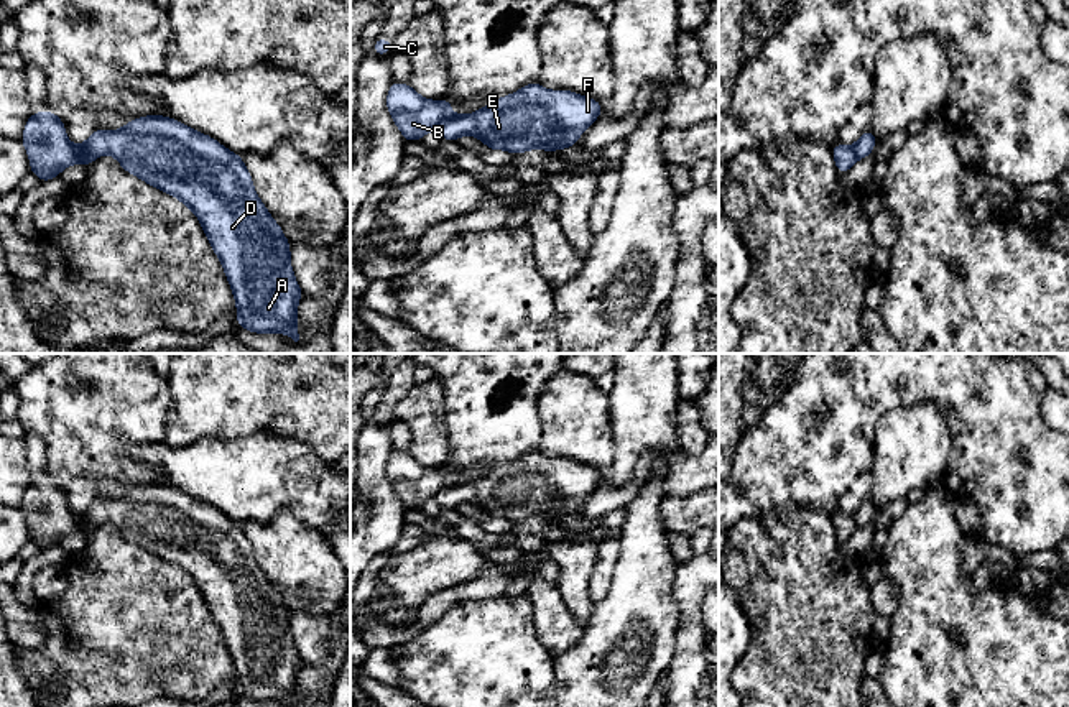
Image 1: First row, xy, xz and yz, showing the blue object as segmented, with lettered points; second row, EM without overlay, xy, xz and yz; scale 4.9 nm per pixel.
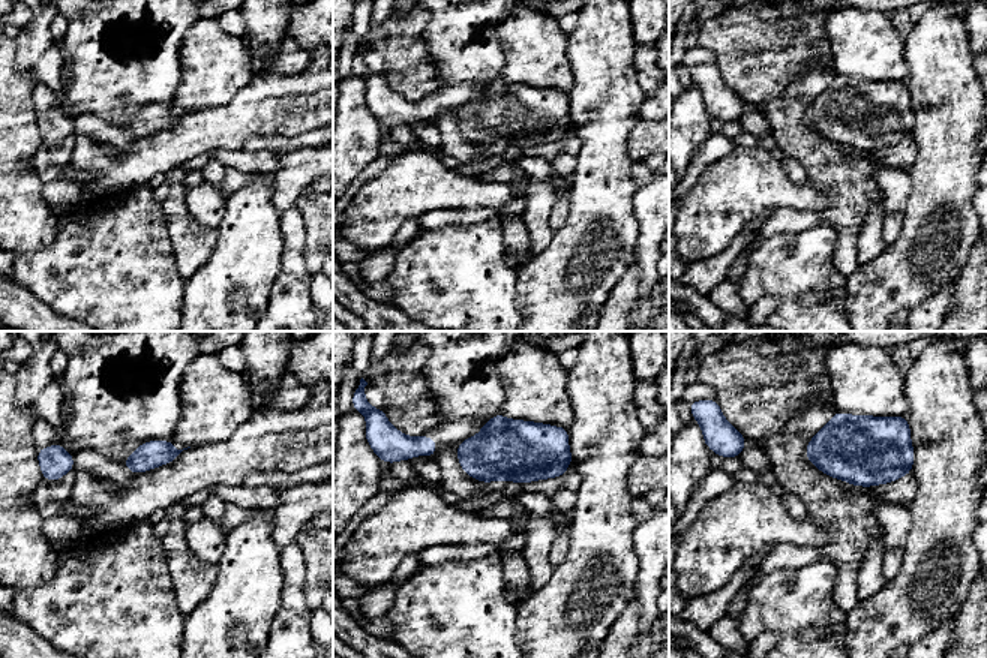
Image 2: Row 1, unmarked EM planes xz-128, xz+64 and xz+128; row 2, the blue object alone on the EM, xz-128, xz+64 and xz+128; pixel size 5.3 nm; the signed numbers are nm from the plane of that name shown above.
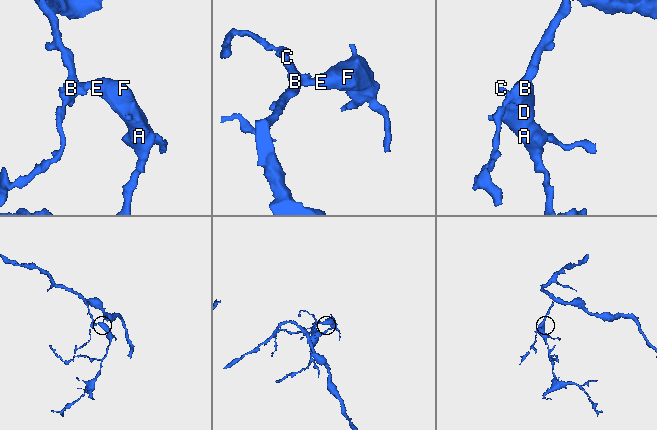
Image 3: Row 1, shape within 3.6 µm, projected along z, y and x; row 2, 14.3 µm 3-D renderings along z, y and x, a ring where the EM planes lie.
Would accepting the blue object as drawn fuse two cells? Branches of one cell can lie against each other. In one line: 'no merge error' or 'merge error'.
merge error

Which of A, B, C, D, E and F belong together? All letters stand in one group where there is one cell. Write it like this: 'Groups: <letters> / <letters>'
Groups: A D E F / B C

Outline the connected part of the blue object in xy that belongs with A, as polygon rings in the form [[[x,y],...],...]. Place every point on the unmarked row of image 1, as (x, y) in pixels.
[[[164,483],[138,485],[115,500],[95,497],[86,511],[72,515],[90,529],[112,523],[127,541],[179,567],[196,582],[232,656],[237,694],[255,702],[281,700],[299,707],[298,669],[304,661],[291,636],[291,612],[257,564],[240,523]]]

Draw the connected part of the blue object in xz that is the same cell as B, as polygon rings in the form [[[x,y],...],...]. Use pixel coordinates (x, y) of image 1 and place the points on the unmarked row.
[[[391,451],[386,462],[386,478],[406,510],[419,510],[442,488],[457,485],[451,480],[451,469],[428,469],[408,451]]]

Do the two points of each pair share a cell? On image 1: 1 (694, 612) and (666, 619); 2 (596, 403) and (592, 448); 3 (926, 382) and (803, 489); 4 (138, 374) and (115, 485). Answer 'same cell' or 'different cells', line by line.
1: different cells
2: same cell
3: same cell
4: same cell

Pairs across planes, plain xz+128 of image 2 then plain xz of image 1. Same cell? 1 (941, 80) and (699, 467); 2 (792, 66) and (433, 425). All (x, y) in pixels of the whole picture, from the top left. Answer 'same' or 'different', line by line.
1: different
2: same

